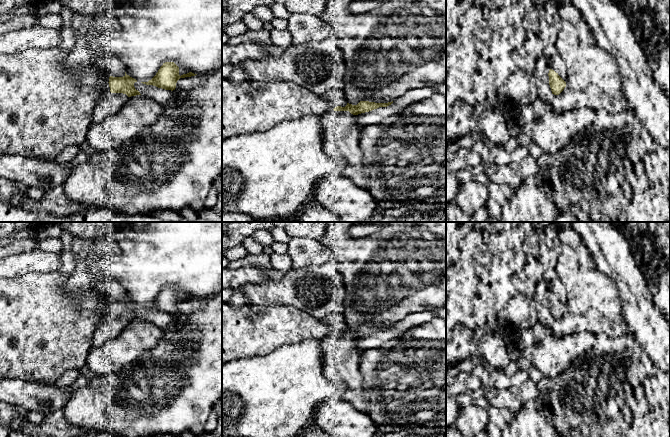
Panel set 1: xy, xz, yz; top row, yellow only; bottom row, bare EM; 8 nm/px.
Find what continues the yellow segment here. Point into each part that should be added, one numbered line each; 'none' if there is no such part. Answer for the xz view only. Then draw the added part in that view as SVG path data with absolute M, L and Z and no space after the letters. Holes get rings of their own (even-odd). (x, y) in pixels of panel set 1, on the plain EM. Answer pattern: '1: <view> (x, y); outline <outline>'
1: xz (248, 330); outline M222 301L222 364L244 357L264 356L281 345L324 339L334 332L334 327L292 306L233 306Z

